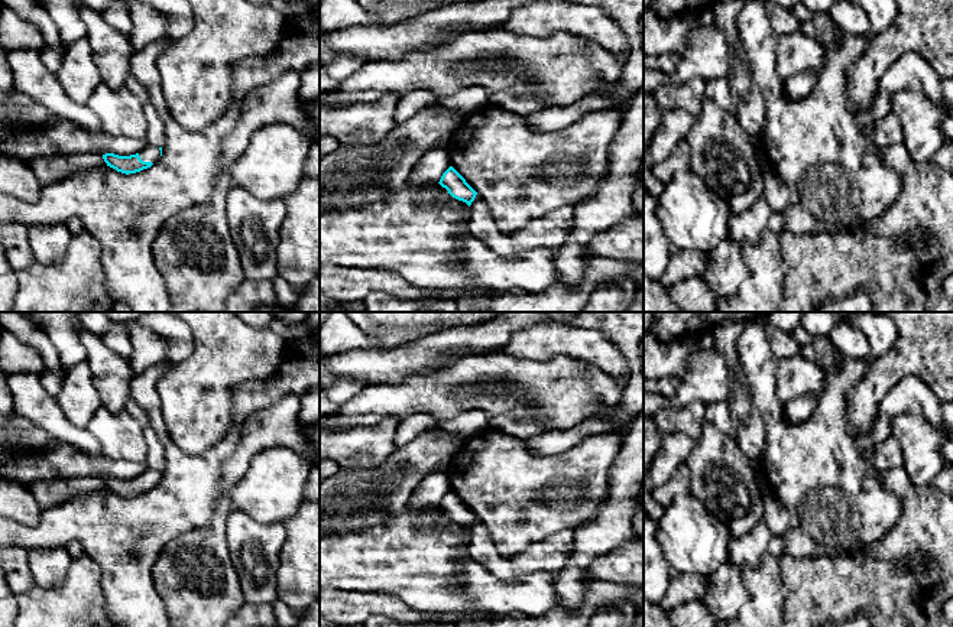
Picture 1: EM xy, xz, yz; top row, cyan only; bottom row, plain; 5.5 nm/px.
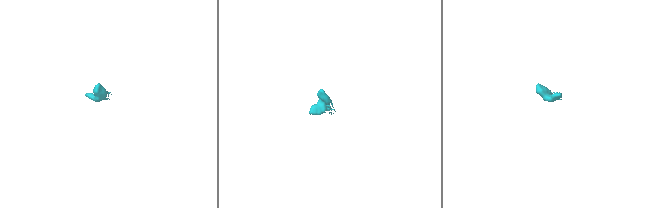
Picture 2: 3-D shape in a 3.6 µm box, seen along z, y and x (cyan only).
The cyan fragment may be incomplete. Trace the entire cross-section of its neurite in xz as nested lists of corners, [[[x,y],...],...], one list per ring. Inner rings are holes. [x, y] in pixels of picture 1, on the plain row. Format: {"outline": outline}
{"outline": [[[450,490],[443,497],[438,507],[443,511],[445,511],[453,522],[466,526],[469,530],[477,519],[477,516],[466,506],[466,503],[453,490]]]}

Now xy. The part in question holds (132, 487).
{"outline": [[[148,468],[143,474],[140,474],[136,478],[119,480],[114,477],[106,477],[103,478],[103,483],[107,487],[107,490],[116,493],[117,496],[129,498],[150,491],[159,484],[161,480],[162,471]]]}

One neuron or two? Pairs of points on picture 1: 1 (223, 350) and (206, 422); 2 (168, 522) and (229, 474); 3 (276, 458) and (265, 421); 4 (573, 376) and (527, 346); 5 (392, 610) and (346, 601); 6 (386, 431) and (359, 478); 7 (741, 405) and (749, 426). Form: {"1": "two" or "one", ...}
{"1": "one", "2": "two", "3": "two", "4": "two", "5": "one", "6": "two", "7": "one"}

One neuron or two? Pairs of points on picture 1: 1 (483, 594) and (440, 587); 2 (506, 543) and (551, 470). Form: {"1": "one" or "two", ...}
{"1": "one", "2": "one"}

